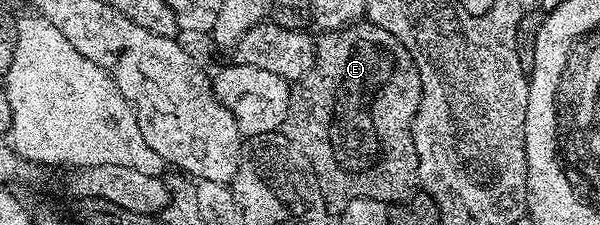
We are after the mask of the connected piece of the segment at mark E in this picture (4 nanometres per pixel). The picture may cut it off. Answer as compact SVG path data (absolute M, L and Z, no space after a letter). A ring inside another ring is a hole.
M358 21L350 23L348 27L341 27L337 31L323 31L316 36L317 56L313 62L313 68L301 79L296 80L289 88L289 100L287 101L287 117L283 134L289 138L297 148L303 153L303 157L309 162L313 169L313 174L317 176L317 184L321 190L321 195L329 195L337 207L345 203L345 199L353 198L374 198L388 205L395 203L405 203L419 191L417 182L417 154L415 153L415 141L413 140L413 118L419 109L421 100L421 78L419 69L407 53L403 41L394 35L386 35L379 25L368 21Z

